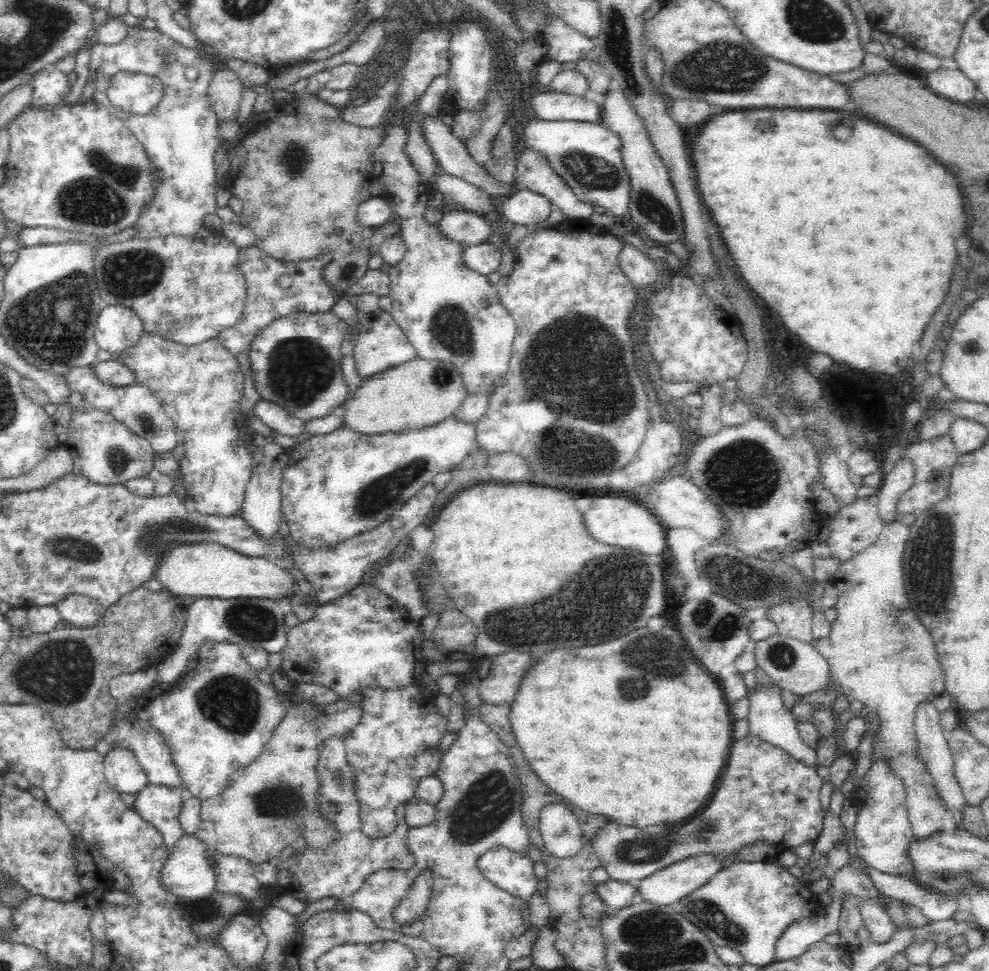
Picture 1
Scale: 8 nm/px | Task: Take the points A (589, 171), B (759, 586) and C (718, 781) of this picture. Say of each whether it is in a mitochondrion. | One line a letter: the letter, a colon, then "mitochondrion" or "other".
A: mitochondrion
B: mitochondrion
C: other

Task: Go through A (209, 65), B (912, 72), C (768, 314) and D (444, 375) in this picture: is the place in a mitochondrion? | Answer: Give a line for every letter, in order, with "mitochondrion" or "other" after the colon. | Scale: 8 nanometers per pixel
A: other
B: other
C: other
D: mitochondrion

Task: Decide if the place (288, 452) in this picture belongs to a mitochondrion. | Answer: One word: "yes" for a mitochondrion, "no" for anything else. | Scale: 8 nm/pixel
no

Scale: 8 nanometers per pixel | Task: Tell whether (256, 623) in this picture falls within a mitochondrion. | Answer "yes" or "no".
yes

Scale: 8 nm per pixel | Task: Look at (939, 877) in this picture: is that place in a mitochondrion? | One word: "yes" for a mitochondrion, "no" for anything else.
yes

